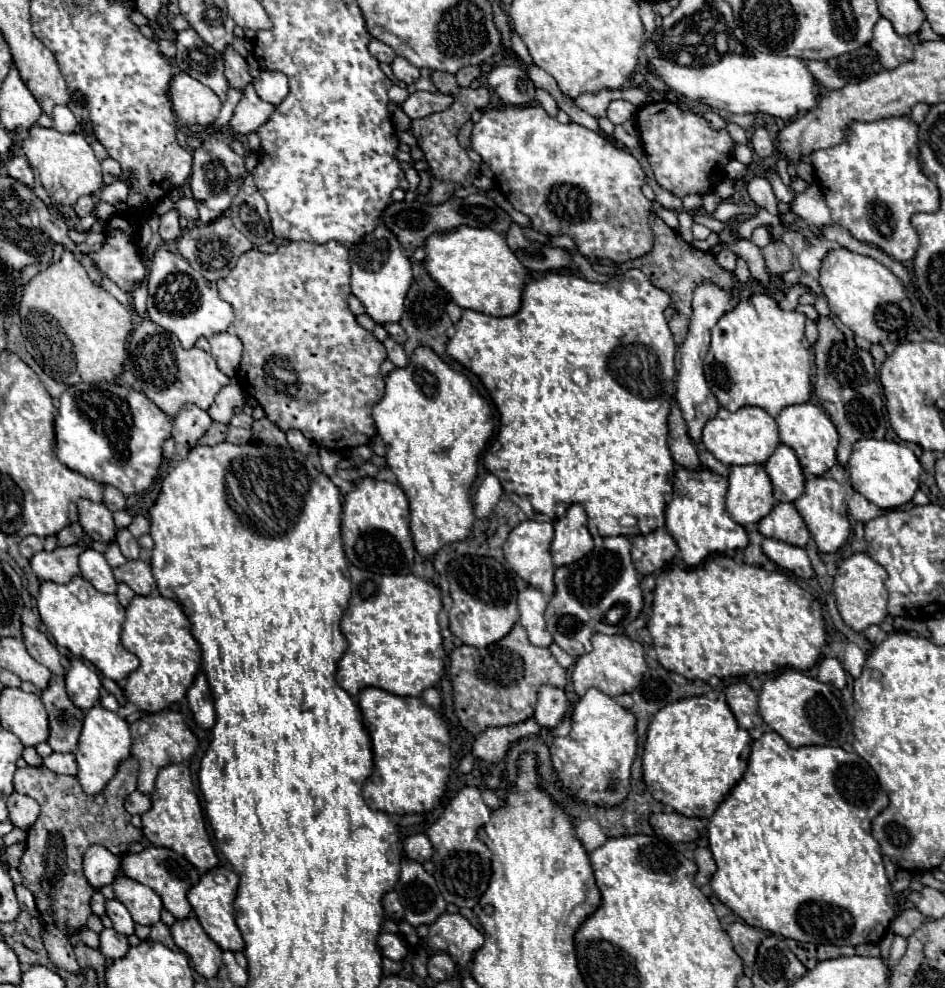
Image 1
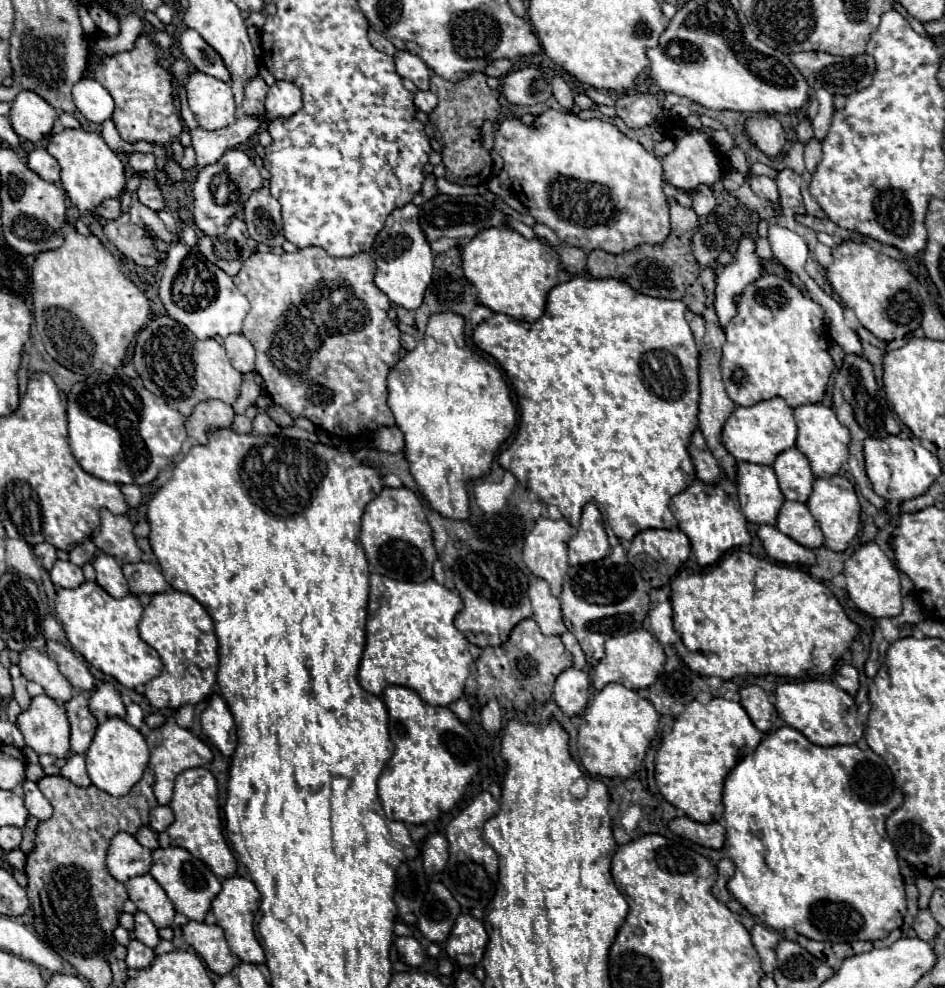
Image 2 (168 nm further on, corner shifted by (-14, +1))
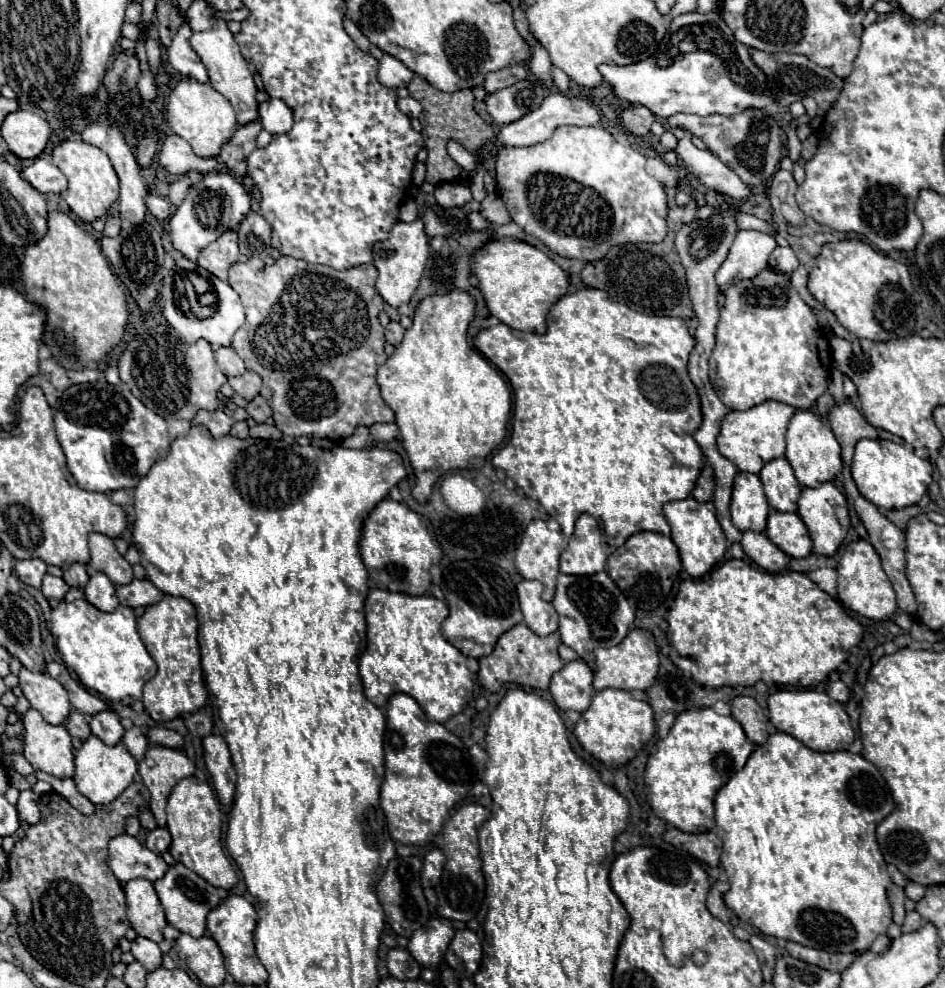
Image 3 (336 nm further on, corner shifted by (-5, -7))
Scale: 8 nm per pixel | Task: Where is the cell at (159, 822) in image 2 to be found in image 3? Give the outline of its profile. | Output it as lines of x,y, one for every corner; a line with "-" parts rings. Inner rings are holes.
157,827
157,829
153,829
153,831
147,833
145,845
147,845
147,849
151,849
153,853
165,853
165,851
169,849
169,845
171,845
171,835
169,835
167,829

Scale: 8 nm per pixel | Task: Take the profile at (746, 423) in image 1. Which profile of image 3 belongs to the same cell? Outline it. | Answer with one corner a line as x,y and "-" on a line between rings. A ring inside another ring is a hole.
765,401
747,411
729,411
721,423
721,433
717,437
719,453
733,461
739,471
759,473
765,463
785,455
785,431
795,411
795,407
781,401

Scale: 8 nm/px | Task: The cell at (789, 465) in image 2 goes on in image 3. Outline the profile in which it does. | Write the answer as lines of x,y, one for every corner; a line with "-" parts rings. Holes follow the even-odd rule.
785,457
769,461
759,479
765,489
765,497
769,505
777,511
797,511
797,499
801,493
801,485
795,479
795,473

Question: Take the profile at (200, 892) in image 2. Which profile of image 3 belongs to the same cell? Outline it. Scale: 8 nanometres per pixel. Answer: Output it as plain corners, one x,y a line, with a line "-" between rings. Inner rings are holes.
181,863
169,867
167,875
163,879
155,881
155,891
157,891
159,899
161,899
163,909
165,909
167,923
171,927
179,929
181,933
189,933
191,937
201,937
205,933
207,913
211,909
219,907
219,903
221,903
221,897
217,895
217,889
213,885
209,885
197,873
193,873
191,869
187,869
185,865
181,865

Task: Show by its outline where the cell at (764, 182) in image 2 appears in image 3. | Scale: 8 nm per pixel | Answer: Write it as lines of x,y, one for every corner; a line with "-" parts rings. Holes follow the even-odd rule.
689,135
677,143
675,153
685,163
687,171
705,187
737,201
749,197
751,189
739,179
739,175
731,171
723,161
719,161
719,157
715,157
711,151
697,149

